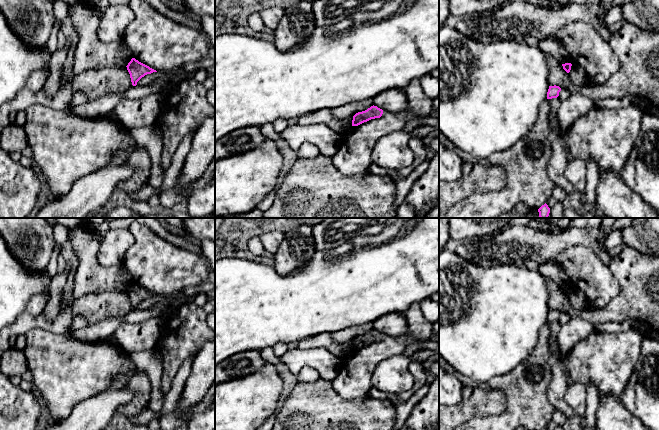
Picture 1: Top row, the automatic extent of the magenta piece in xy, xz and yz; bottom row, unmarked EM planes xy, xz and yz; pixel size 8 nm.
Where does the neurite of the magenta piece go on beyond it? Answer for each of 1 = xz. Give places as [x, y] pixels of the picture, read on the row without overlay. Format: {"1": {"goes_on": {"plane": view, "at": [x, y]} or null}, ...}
{"1": {"goes_on": null}}

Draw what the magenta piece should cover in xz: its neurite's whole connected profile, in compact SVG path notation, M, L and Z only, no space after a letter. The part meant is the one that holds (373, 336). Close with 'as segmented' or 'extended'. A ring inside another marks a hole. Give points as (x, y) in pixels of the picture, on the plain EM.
M373 329L365 335L356 337L353 340L352 350L358 350L371 343L380 342L382 338L383 334Z; as segmented

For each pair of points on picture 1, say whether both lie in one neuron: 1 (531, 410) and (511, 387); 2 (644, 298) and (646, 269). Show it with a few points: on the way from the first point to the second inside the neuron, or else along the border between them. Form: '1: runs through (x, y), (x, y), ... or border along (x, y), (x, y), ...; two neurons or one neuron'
1: runs through (527, 404), (517, 393); one neuron
2: runs through (644, 291), (642, 287), (646, 276); one neuron

